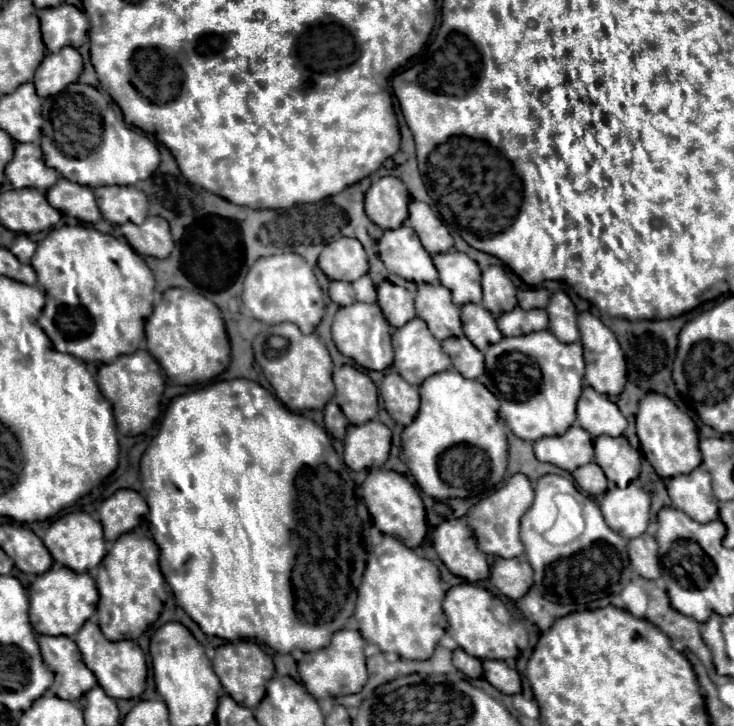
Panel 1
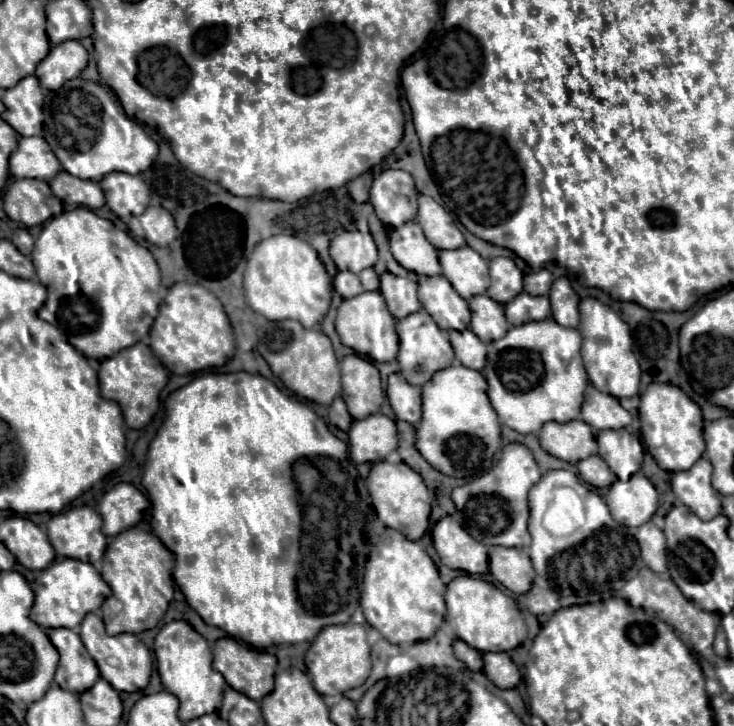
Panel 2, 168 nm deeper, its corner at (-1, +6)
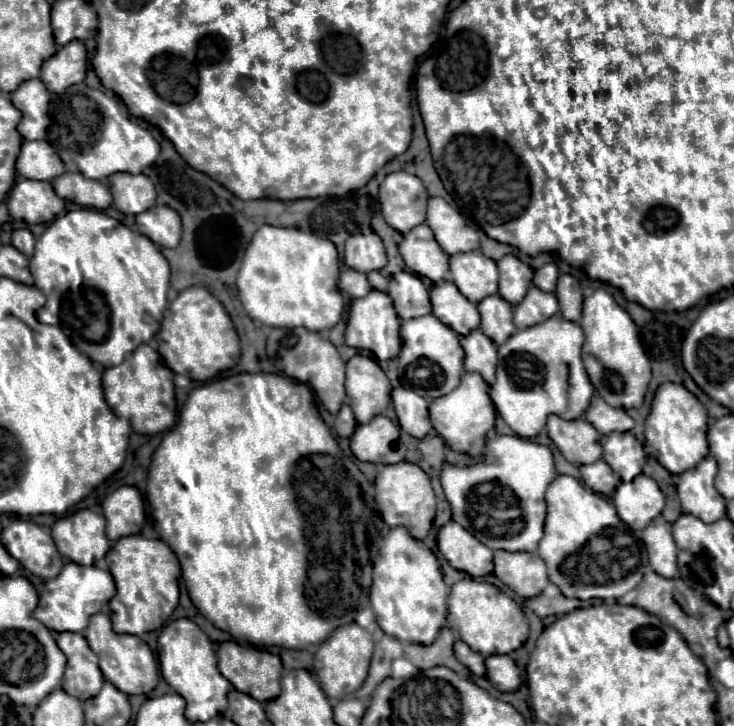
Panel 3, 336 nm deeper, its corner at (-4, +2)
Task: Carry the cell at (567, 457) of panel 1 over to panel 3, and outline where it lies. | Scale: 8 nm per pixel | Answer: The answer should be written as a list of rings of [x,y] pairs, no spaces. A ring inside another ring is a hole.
[[[552,414],[548,416],[546,430],[568,462],[580,466],[600,460],[602,456],[602,446],[598,442],[600,434],[584,418],[562,420],[560,416]]]

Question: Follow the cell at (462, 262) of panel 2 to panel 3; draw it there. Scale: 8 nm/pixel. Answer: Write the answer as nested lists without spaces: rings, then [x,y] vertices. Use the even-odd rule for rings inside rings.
[[[468,252],[468,254],[454,254],[450,256],[450,272],[452,280],[458,290],[474,304],[484,300],[488,294],[498,292],[498,268],[492,258],[486,258],[482,252]]]

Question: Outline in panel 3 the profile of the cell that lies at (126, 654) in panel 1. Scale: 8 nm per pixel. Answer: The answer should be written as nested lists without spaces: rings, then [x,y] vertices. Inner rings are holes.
[[[94,614],[88,628],[82,632],[94,654],[100,658],[100,670],[124,694],[148,694],[158,684],[158,662],[150,646],[132,634],[116,634],[106,614]]]

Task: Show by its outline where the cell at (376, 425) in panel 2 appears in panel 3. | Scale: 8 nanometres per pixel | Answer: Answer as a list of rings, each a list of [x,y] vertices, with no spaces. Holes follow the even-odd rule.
[[[376,416],[370,424],[360,424],[350,438],[350,448],[358,460],[372,464],[398,464],[406,454],[406,448],[400,442],[400,428],[386,416]]]

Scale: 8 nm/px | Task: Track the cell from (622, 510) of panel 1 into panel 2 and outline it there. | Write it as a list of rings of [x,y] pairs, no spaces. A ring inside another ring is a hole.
[[[637,472],[627,482],[613,482],[605,494],[605,502],[615,522],[627,528],[637,528],[651,520],[657,510],[659,496],[653,484]]]

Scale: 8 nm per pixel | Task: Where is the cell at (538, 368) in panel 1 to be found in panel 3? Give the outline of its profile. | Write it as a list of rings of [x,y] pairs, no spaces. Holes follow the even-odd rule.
[[[554,314],[552,318],[536,326],[518,330],[516,334],[512,334],[512,338],[508,338],[508,342],[504,342],[504,346],[498,346],[498,370],[496,370],[496,382],[490,386],[490,398],[498,414],[518,436],[534,438],[536,434],[540,434],[550,414],[558,414],[560,418],[580,418],[584,414],[594,394],[594,386],[582,366],[580,356],[582,344],[584,344],[582,328],[576,322],[568,322],[560,314]],[[524,412],[530,414],[532,420],[522,420]]]

